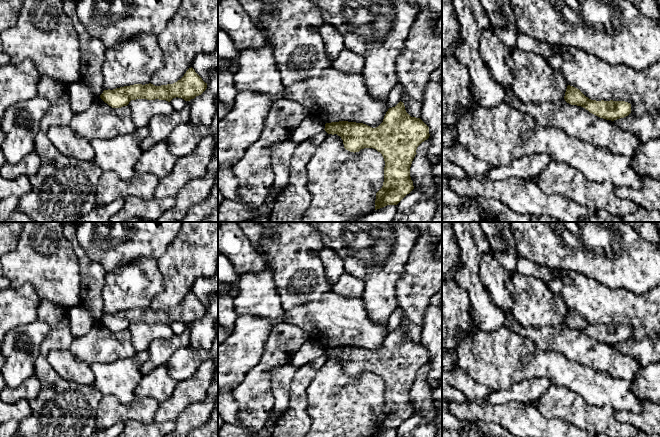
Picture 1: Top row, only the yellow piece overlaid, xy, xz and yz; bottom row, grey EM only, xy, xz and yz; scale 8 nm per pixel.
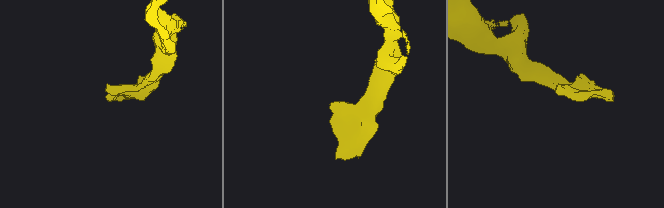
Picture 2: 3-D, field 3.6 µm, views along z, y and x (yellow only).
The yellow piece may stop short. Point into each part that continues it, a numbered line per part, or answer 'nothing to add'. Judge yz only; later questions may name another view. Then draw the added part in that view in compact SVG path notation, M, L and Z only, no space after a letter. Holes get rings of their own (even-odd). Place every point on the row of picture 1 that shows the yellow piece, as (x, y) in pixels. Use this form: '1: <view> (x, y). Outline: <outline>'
nothing to add

